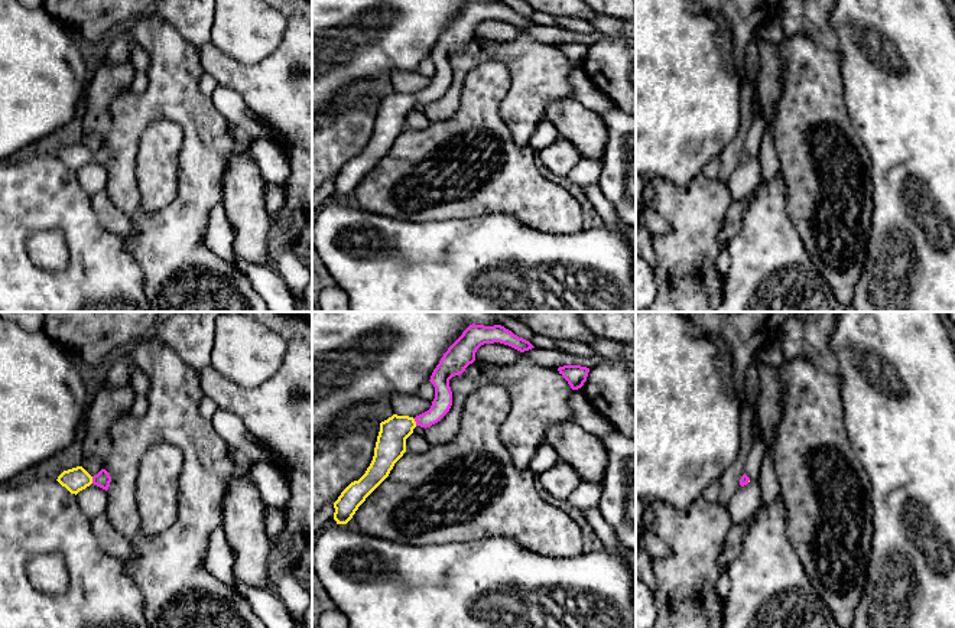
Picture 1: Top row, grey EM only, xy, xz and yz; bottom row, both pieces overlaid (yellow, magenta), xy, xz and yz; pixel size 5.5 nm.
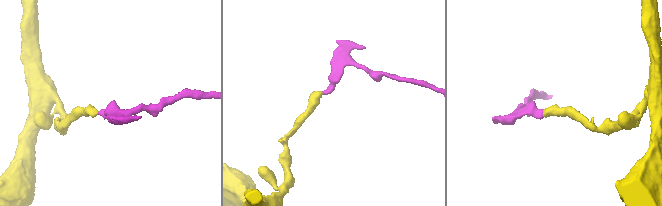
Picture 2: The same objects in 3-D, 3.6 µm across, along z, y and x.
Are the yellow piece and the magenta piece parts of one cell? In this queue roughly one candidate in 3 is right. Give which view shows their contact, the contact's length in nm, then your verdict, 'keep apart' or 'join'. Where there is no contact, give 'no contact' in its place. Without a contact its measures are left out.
meets yellow in xy; contact 40 nm long; join

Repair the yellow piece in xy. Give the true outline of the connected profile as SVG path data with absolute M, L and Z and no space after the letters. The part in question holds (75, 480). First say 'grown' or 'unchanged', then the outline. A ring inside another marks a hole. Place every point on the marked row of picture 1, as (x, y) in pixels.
grown; M77 466L64 471L56 481L71 494L77 495L91 484L107 491L111 482L111 476L105 469L101 469L97 475L91 476L82 466Z

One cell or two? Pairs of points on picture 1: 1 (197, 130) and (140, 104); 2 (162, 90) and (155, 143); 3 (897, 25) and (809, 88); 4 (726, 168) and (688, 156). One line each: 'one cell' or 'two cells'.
1: one cell
2: two cells
3: two cells
4: two cells

